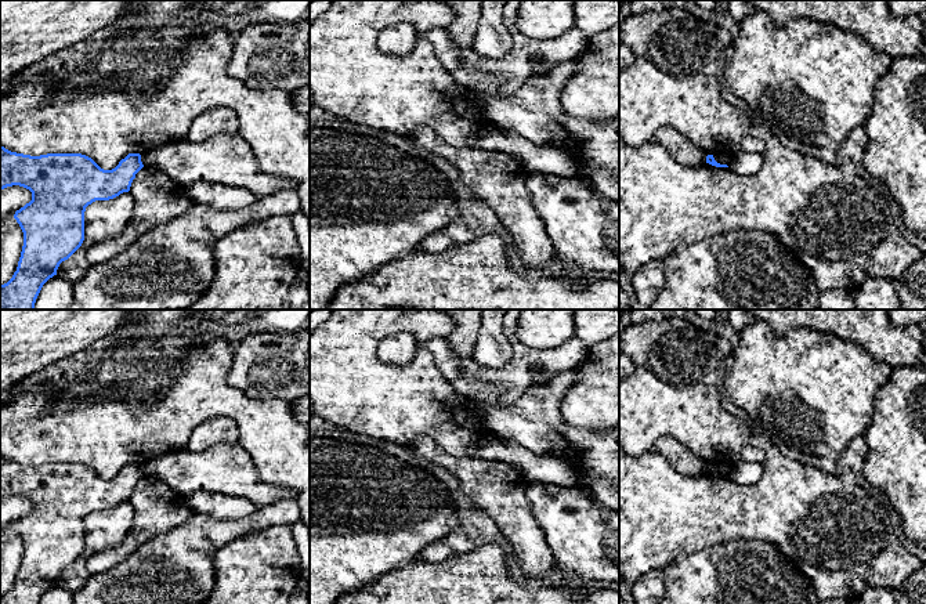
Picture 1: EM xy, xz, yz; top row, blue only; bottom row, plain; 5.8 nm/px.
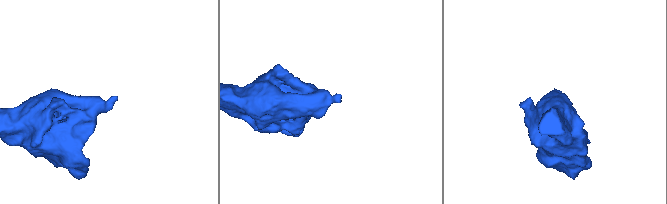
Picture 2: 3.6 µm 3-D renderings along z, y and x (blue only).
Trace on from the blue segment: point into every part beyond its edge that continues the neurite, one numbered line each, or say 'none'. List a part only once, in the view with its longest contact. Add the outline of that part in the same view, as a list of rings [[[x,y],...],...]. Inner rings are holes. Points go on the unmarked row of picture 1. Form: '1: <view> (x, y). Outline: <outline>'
none

